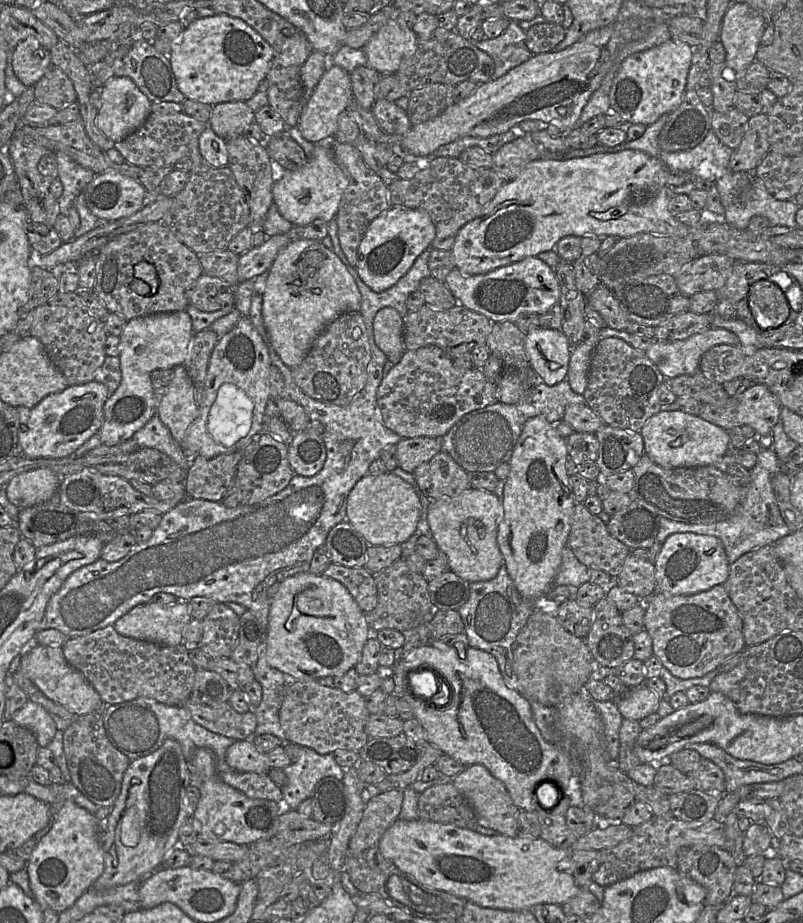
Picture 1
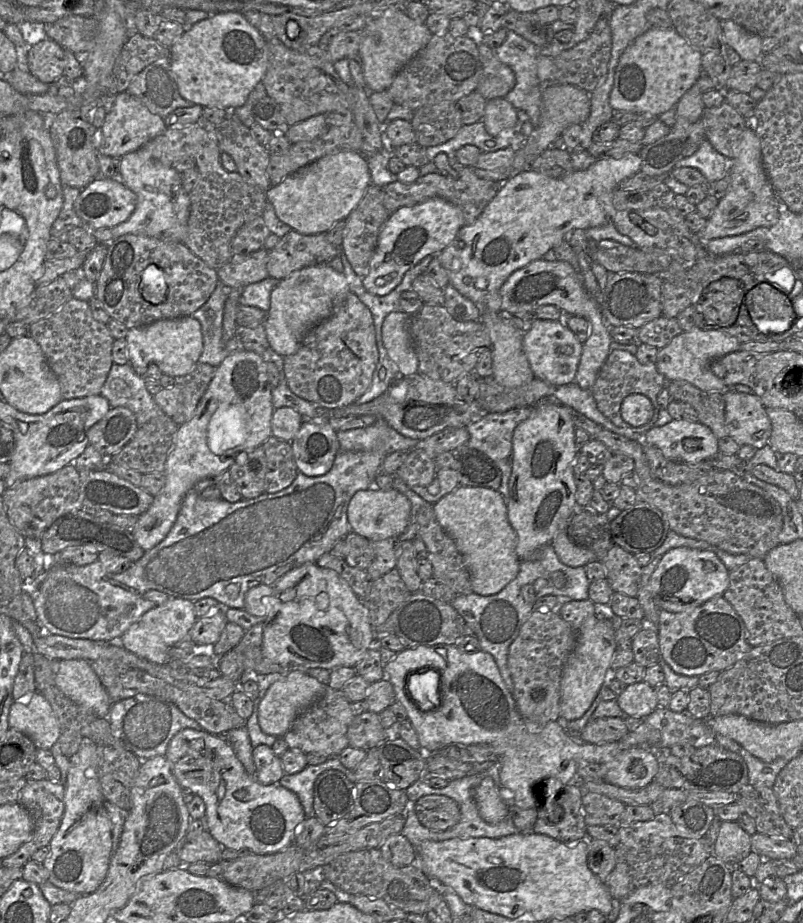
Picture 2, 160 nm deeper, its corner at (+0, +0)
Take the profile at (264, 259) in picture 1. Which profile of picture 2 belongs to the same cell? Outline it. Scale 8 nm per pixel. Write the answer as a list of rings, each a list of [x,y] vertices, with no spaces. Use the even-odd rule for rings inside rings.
[[[292,229],[286,235],[281,237],[275,247],[268,252],[268,275],[269,277],[282,280],[294,271],[304,267],[329,263],[338,256],[339,253],[339,247],[331,244],[327,240],[325,233],[304,235]]]

